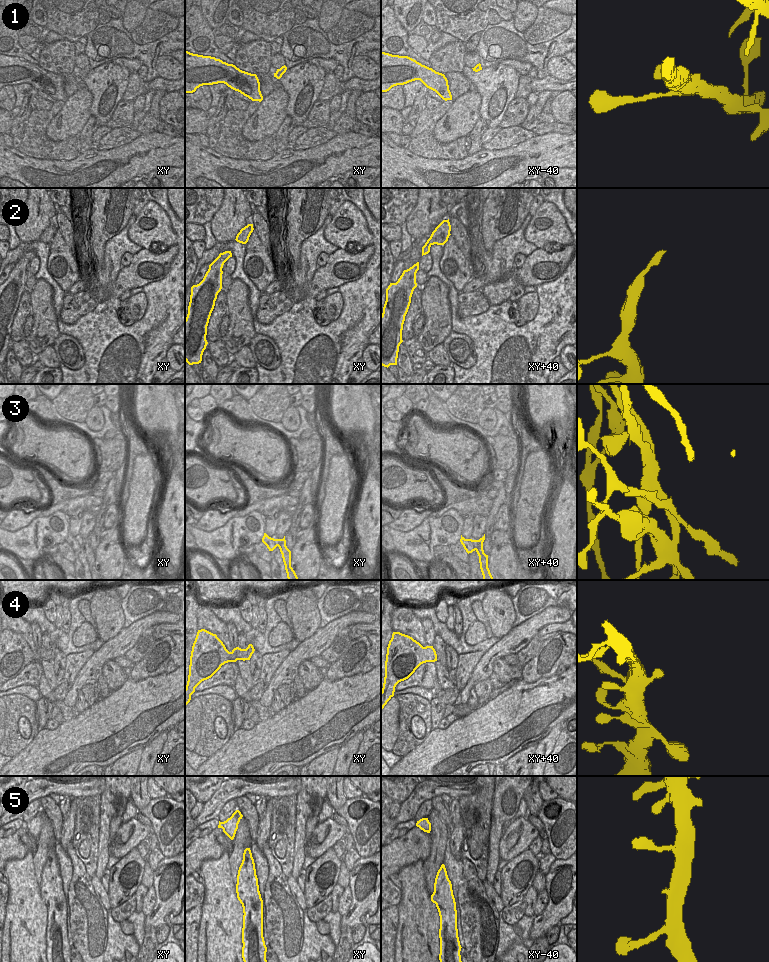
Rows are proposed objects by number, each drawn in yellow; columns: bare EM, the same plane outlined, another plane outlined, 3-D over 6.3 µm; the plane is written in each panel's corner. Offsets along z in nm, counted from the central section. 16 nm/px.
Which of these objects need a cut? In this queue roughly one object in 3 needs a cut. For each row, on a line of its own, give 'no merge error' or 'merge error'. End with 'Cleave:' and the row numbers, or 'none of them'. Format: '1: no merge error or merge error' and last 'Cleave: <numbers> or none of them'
1: no merge error
2: no merge error
3: merge error
4: no merge error
5: no merge error
Cleave: 3

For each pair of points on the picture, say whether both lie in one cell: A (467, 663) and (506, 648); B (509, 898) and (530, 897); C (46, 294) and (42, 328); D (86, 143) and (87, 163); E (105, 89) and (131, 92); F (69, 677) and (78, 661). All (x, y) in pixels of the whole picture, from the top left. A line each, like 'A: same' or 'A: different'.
A: different
B: different
C: same
D: different
E: different
F: same

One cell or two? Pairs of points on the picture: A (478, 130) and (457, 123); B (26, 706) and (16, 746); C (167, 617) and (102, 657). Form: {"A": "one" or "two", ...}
{"A": "two", "B": "one", "C": "one"}

